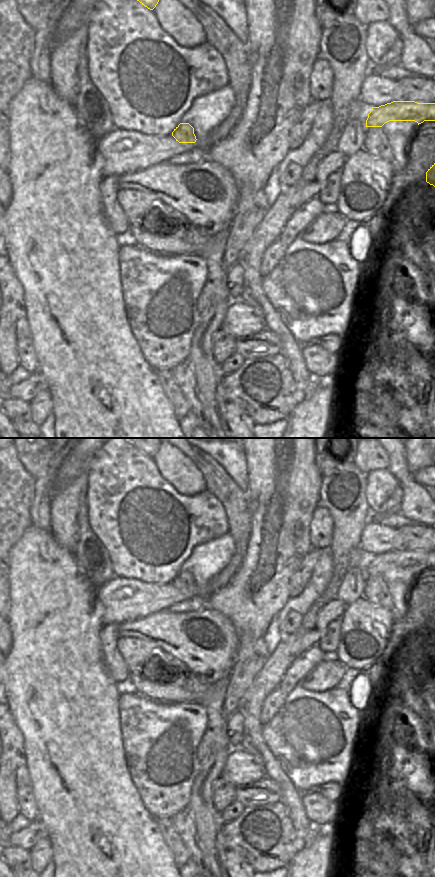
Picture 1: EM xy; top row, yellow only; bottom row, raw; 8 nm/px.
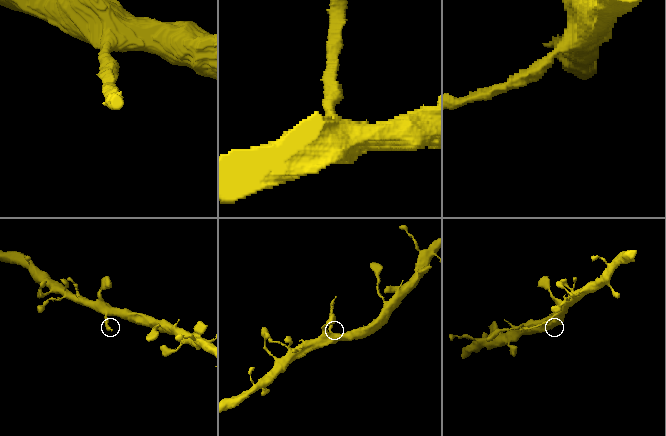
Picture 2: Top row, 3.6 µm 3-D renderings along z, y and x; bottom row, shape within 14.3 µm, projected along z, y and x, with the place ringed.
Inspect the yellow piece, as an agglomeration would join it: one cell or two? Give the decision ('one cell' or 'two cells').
two cells

